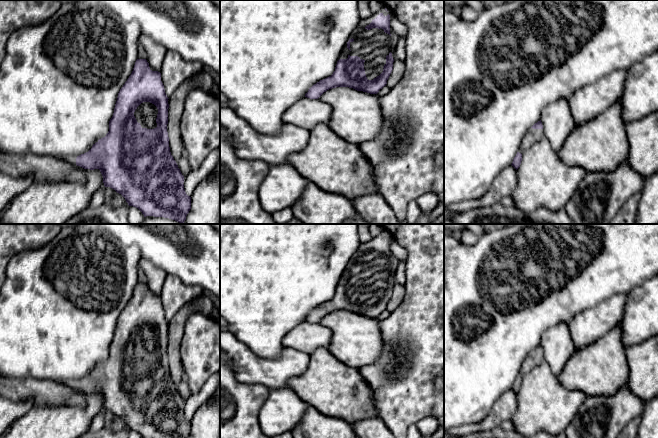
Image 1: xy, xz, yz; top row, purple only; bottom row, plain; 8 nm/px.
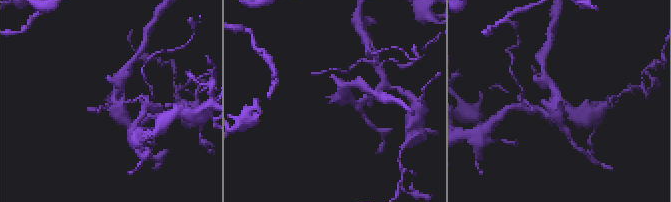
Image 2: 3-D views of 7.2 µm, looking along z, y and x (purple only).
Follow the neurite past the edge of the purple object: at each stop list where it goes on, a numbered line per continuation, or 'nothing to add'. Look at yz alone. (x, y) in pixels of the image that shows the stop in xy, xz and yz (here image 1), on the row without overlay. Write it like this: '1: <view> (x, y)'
1: yz (532, 360)

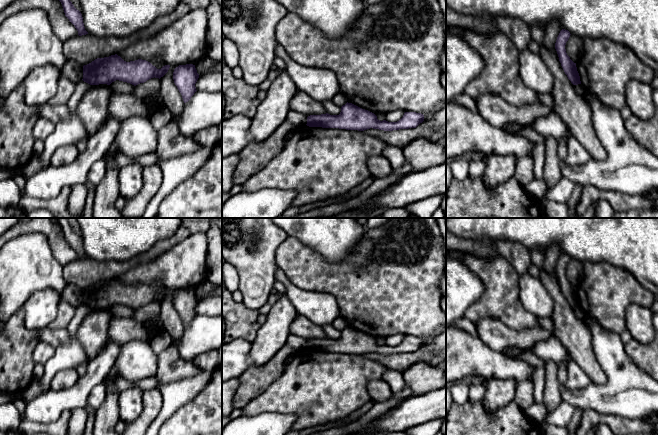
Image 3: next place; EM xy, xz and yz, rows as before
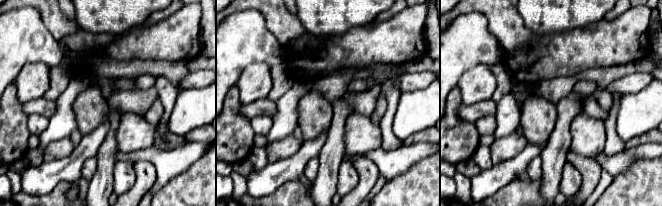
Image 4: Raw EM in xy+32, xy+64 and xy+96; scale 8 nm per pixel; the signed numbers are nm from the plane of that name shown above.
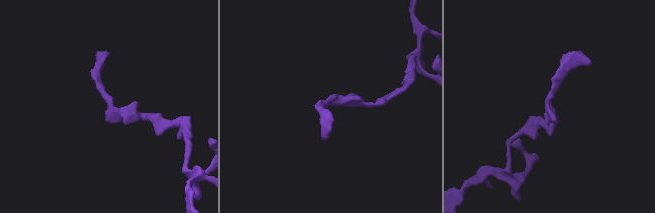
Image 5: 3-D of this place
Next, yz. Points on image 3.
nothing to add

